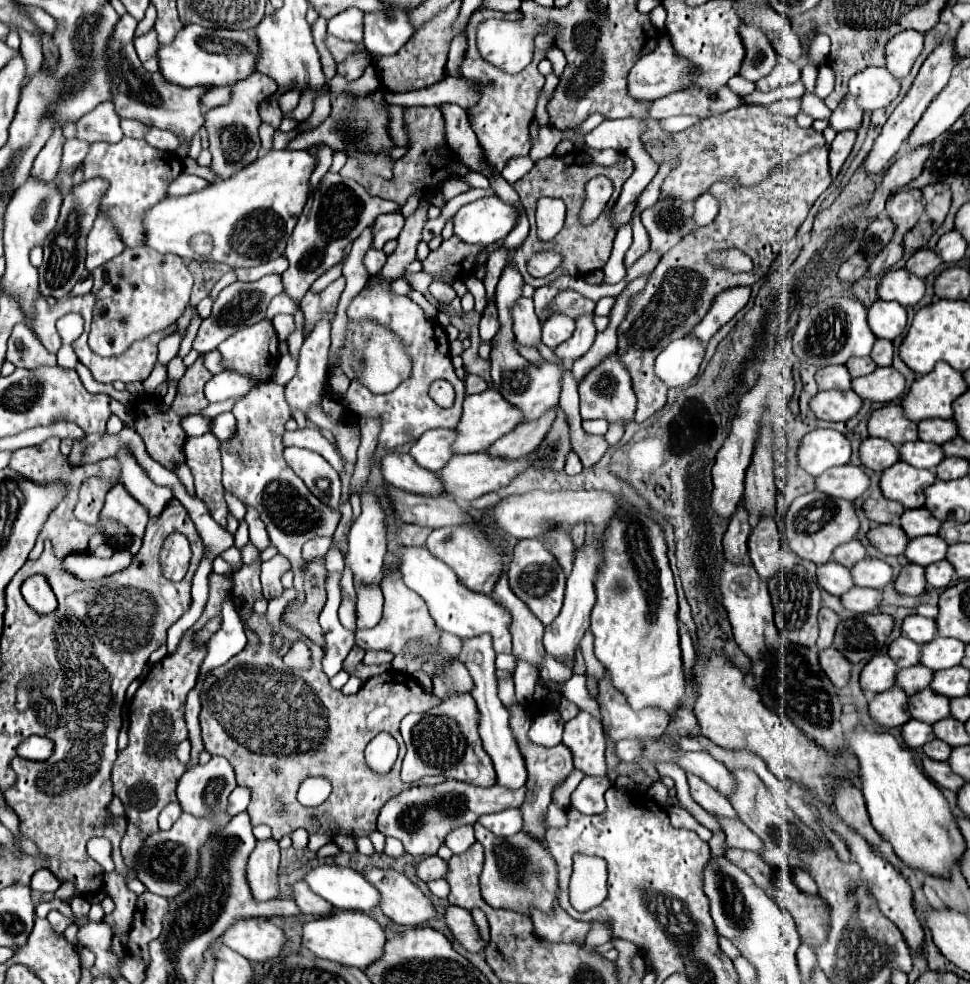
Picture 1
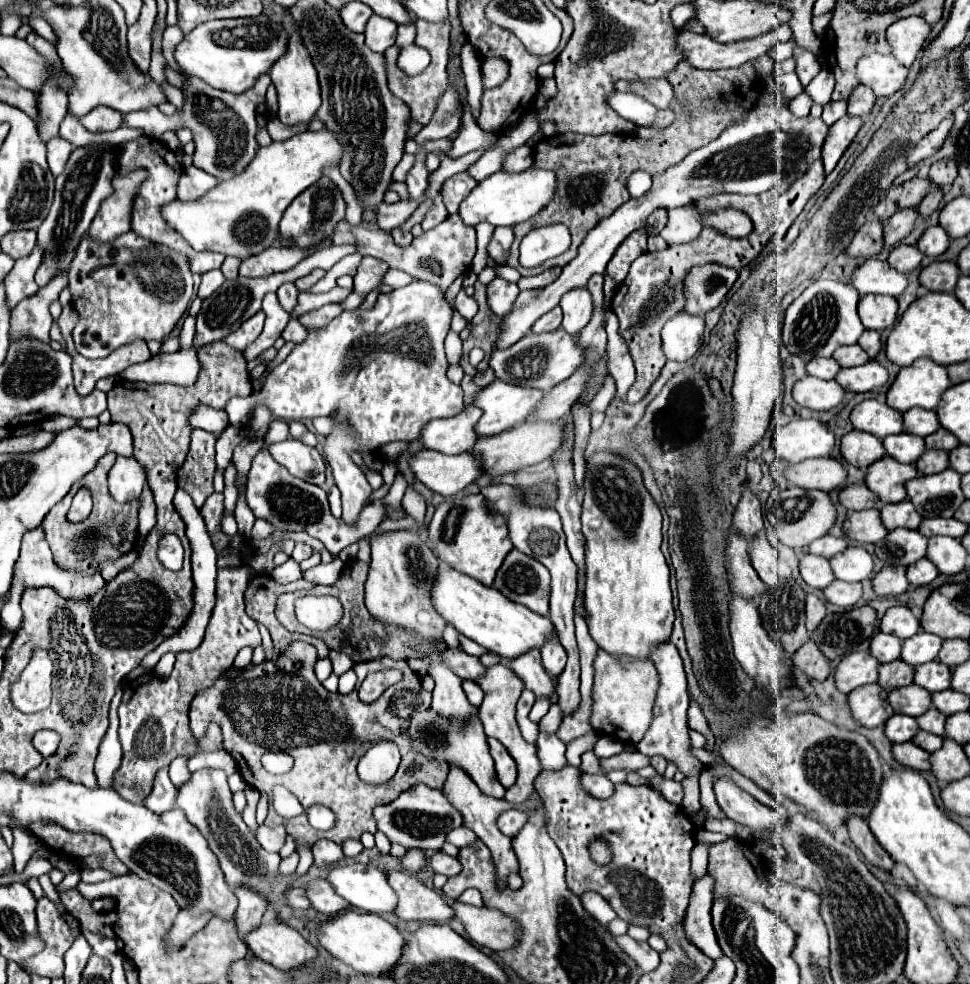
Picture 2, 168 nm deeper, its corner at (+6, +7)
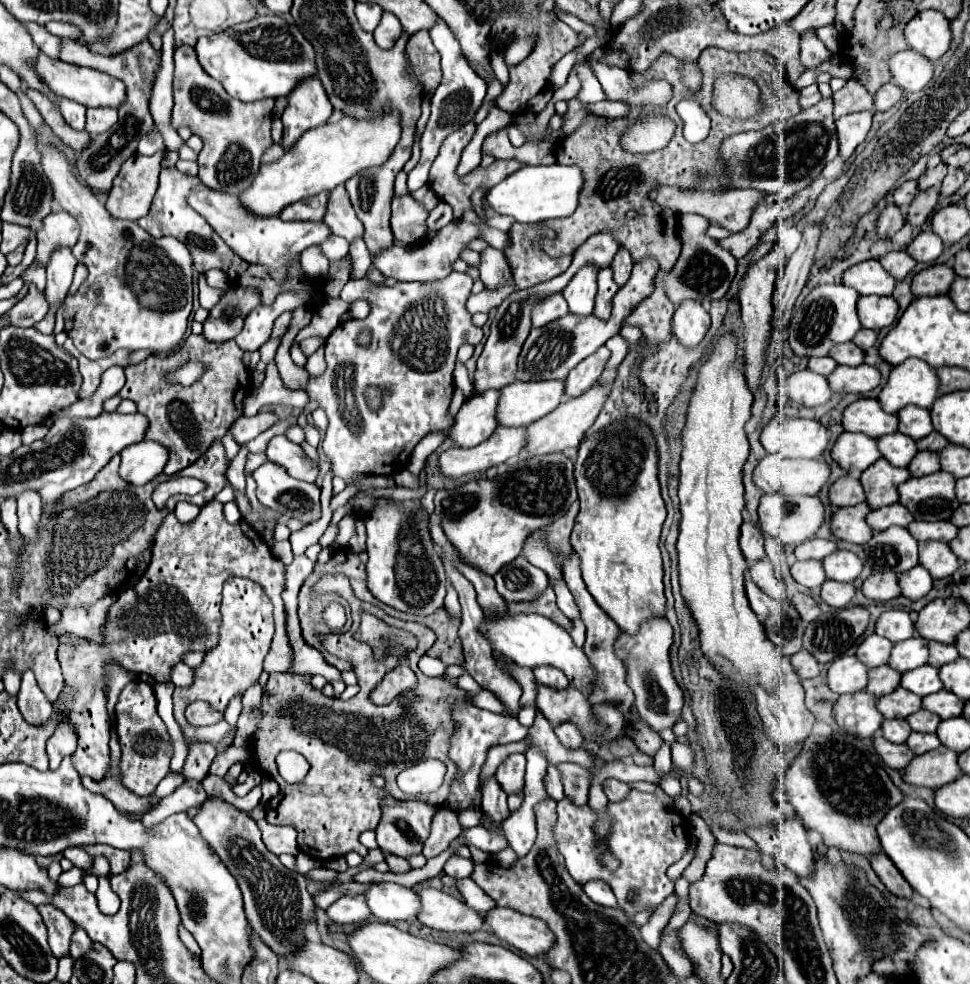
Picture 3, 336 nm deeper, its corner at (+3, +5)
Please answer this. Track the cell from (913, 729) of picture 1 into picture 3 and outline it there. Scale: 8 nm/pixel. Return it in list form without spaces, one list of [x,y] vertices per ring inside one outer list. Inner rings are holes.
[[[885,720],[881,726],[881,732],[883,732],[885,740],[903,744],[911,734],[911,726],[905,720]]]

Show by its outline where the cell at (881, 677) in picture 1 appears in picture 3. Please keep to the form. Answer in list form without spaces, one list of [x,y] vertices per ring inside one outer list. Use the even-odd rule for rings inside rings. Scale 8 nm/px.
[[[843,656],[831,662],[827,670],[827,686],[835,694],[853,694],[867,686],[869,668],[857,660],[857,656]]]

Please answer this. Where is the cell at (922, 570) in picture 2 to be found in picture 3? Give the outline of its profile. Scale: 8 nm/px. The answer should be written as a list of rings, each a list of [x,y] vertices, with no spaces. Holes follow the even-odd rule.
[[[915,566],[909,572],[899,574],[901,596],[905,596],[913,602],[923,598],[931,590],[931,584],[933,584],[933,578],[929,576],[929,572],[923,566]]]

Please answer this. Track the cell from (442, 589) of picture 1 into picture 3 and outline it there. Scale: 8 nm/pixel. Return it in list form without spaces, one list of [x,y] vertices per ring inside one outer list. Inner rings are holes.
[[[503,614],[503,616],[487,618],[481,632],[495,646],[495,650],[499,650],[505,658],[513,660],[517,666],[523,666],[523,668],[553,666],[553,668],[561,670],[567,676],[567,680],[571,682],[571,686],[575,686],[583,694],[593,692],[597,686],[597,672],[593,670],[589,658],[583,654],[581,648],[575,646],[575,642],[571,640],[571,636],[565,628],[557,626],[555,622],[551,622],[545,616],[539,616],[539,614],[517,614],[517,616]]]

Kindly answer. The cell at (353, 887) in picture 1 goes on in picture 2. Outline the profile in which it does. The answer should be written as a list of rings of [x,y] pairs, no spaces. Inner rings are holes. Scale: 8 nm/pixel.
[[[334,864],[328,868],[326,880],[336,890],[338,896],[348,900],[348,904],[360,912],[382,914],[382,912],[392,912],[396,906],[396,894],[388,886],[384,872],[370,864]]]

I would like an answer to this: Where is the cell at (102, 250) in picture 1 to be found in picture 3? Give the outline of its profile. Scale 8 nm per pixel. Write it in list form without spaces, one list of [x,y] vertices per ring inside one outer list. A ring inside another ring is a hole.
[[[165,150],[155,152],[153,156],[143,156],[143,154],[133,154],[131,158],[125,160],[125,164],[121,166],[121,172],[117,174],[113,188],[109,192],[109,198],[105,202],[107,210],[111,212],[113,218],[125,218],[125,220],[139,220],[141,216],[145,216],[149,212],[151,200],[157,192],[157,182],[159,182],[159,170],[161,170],[161,162],[165,158]]]

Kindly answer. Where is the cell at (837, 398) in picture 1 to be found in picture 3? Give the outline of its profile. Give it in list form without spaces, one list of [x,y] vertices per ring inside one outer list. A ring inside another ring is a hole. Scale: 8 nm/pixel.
[[[811,370],[789,374],[785,380],[785,392],[791,400],[803,406],[821,406],[831,398],[831,388],[827,378]]]

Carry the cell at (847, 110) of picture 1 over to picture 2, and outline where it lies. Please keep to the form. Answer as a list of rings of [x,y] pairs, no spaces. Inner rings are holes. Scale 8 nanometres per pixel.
[[[858,86],[858,88],[854,88],[852,90],[852,96],[848,96],[848,110],[846,110],[846,114],[848,116],[860,116],[860,118],[864,118],[864,116],[868,116],[870,114],[870,110],[872,110],[872,106],[874,106],[874,100],[876,100],[876,96],[872,94],[872,90],[868,88],[868,86]]]

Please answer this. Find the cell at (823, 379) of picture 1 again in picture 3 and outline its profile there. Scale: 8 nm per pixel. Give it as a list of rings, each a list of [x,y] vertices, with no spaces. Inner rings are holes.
[[[821,356],[821,358],[809,358],[809,370],[829,376],[833,372],[833,368],[837,366],[837,362],[833,362],[833,358],[829,356]]]

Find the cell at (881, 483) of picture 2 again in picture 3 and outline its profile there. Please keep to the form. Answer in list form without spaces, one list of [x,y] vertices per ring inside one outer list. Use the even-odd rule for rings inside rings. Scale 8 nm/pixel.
[[[879,458],[877,462],[873,462],[871,468],[861,474],[867,504],[871,508],[883,508],[899,502],[897,486],[909,478],[911,474],[907,472],[907,468],[895,468],[885,458]]]

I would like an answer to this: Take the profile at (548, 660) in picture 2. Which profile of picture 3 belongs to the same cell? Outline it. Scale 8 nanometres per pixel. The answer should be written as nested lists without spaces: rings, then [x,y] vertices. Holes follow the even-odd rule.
[[[537,666],[533,674],[535,674],[537,684],[543,684],[543,686],[549,686],[555,690],[563,690],[569,686],[565,674],[561,674],[557,668],[551,668],[551,666]]]

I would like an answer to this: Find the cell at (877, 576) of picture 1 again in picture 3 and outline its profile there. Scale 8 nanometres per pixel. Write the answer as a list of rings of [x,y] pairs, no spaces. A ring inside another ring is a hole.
[[[837,550],[829,554],[827,558],[821,560],[821,564],[827,578],[837,582],[853,582],[863,568],[861,558],[857,558],[853,552],[847,552],[847,550]]]

